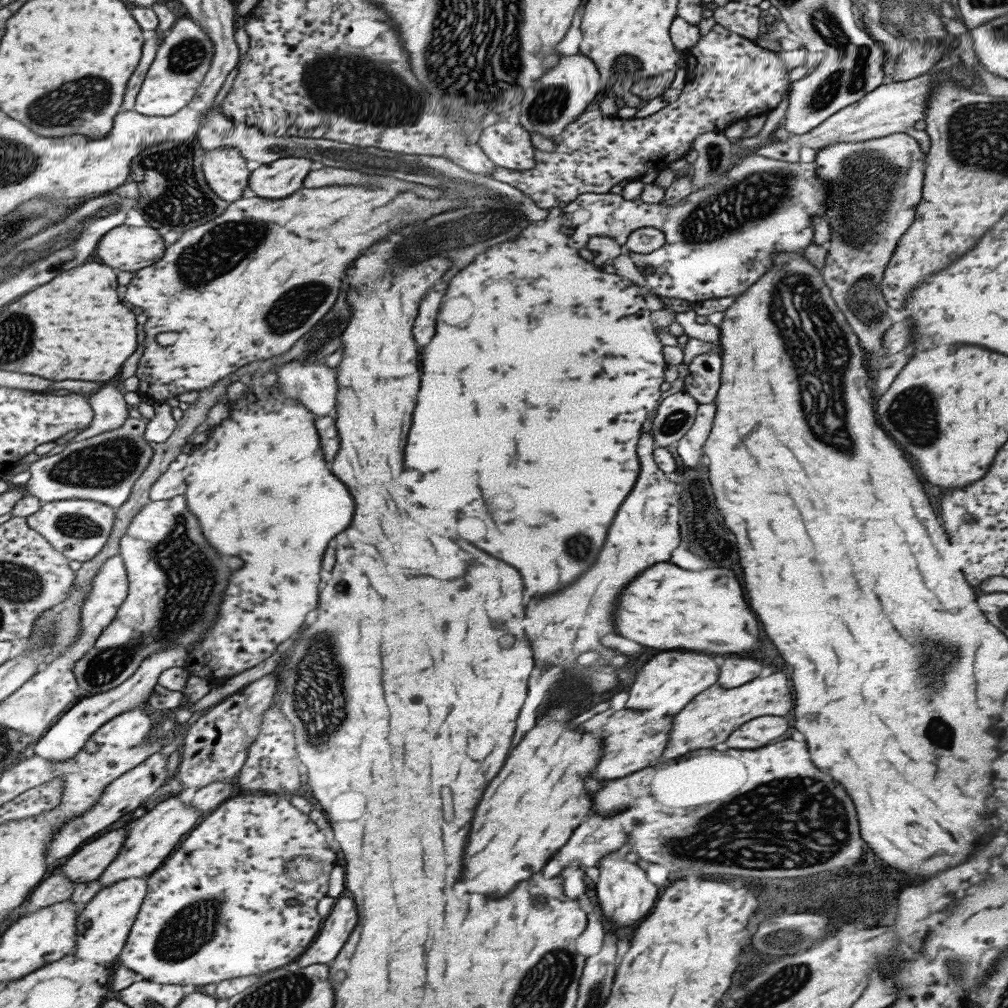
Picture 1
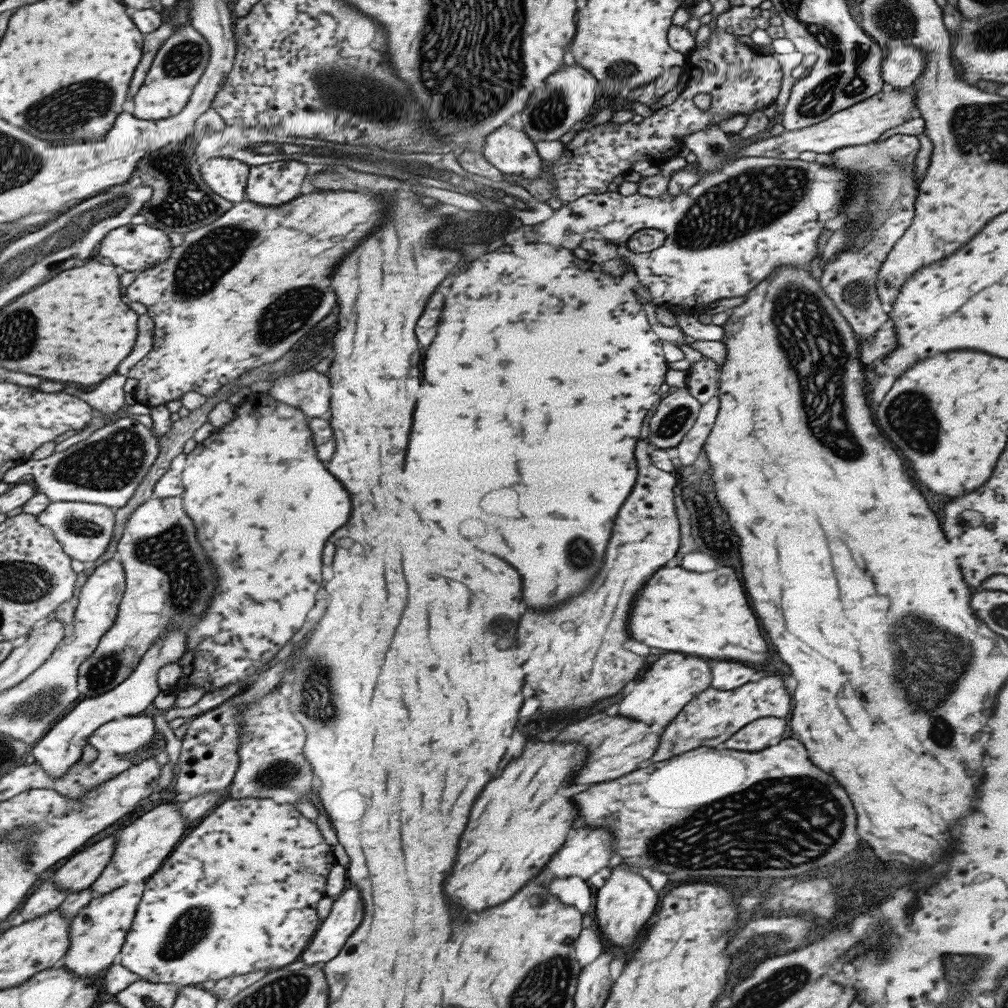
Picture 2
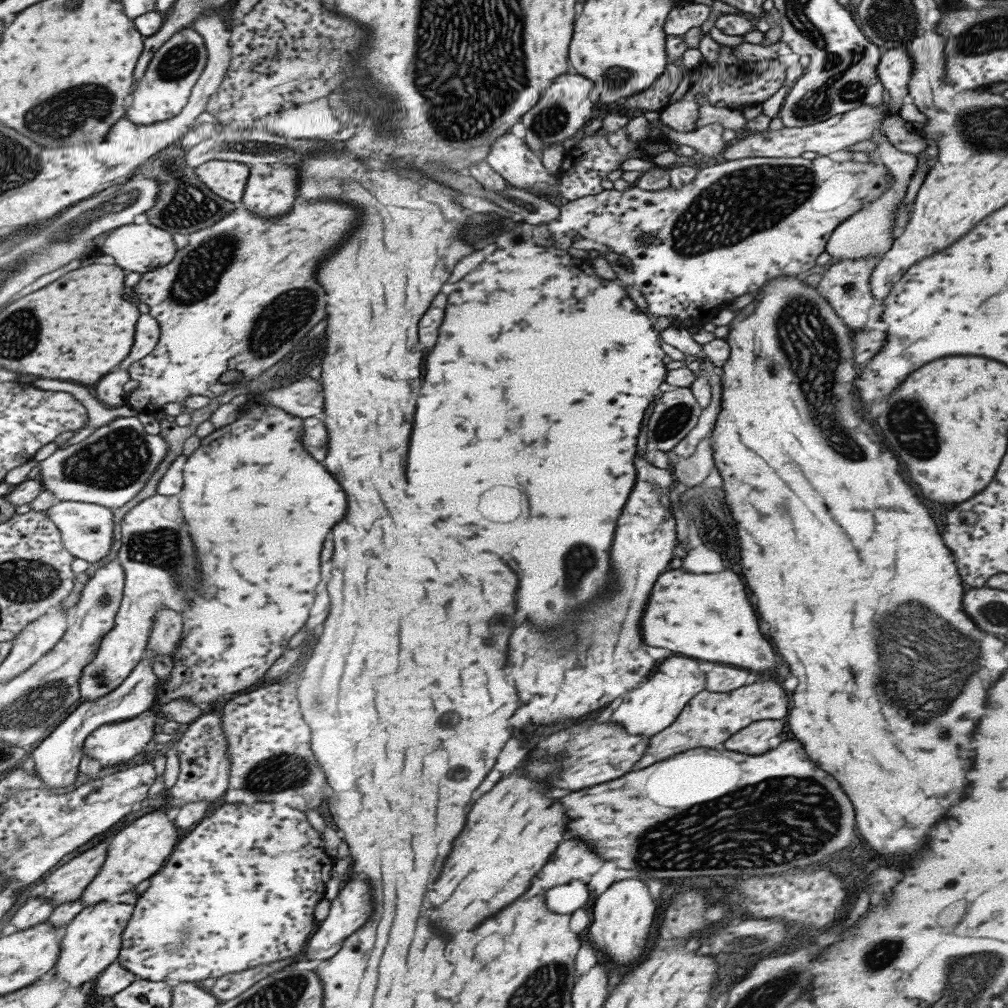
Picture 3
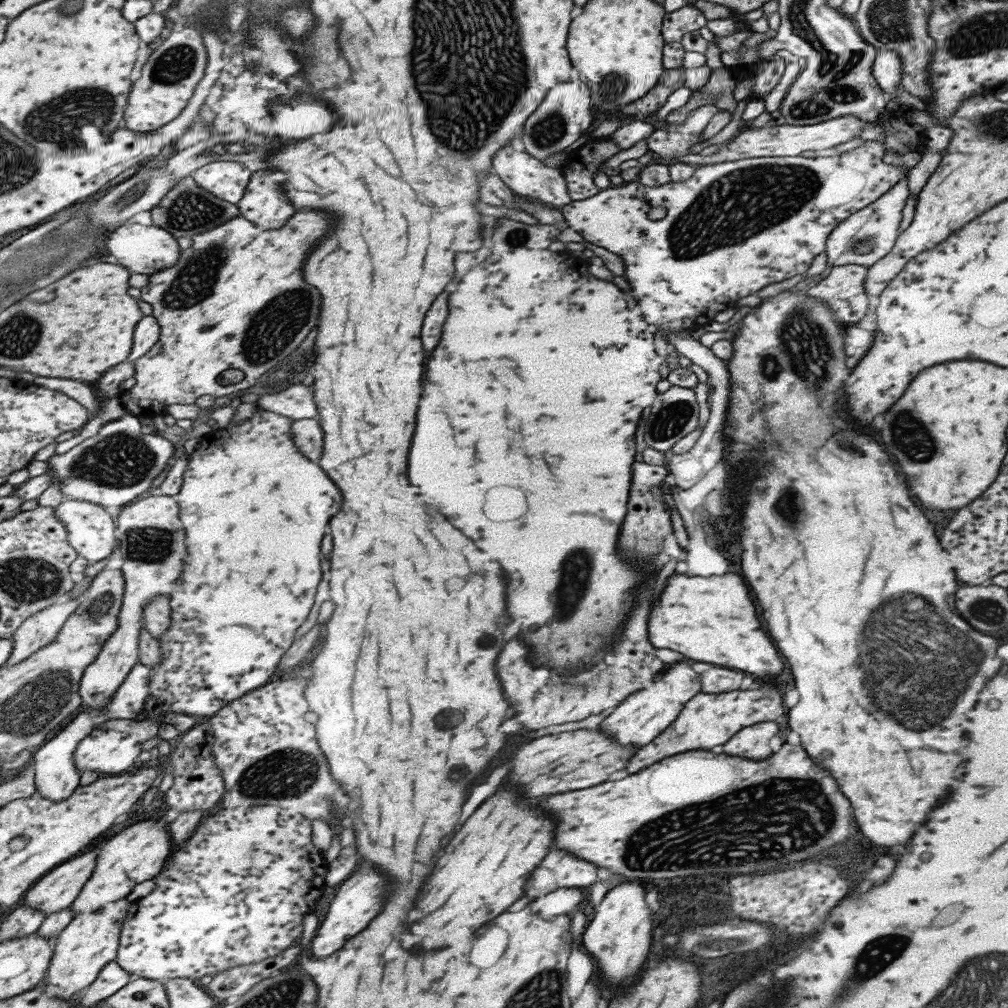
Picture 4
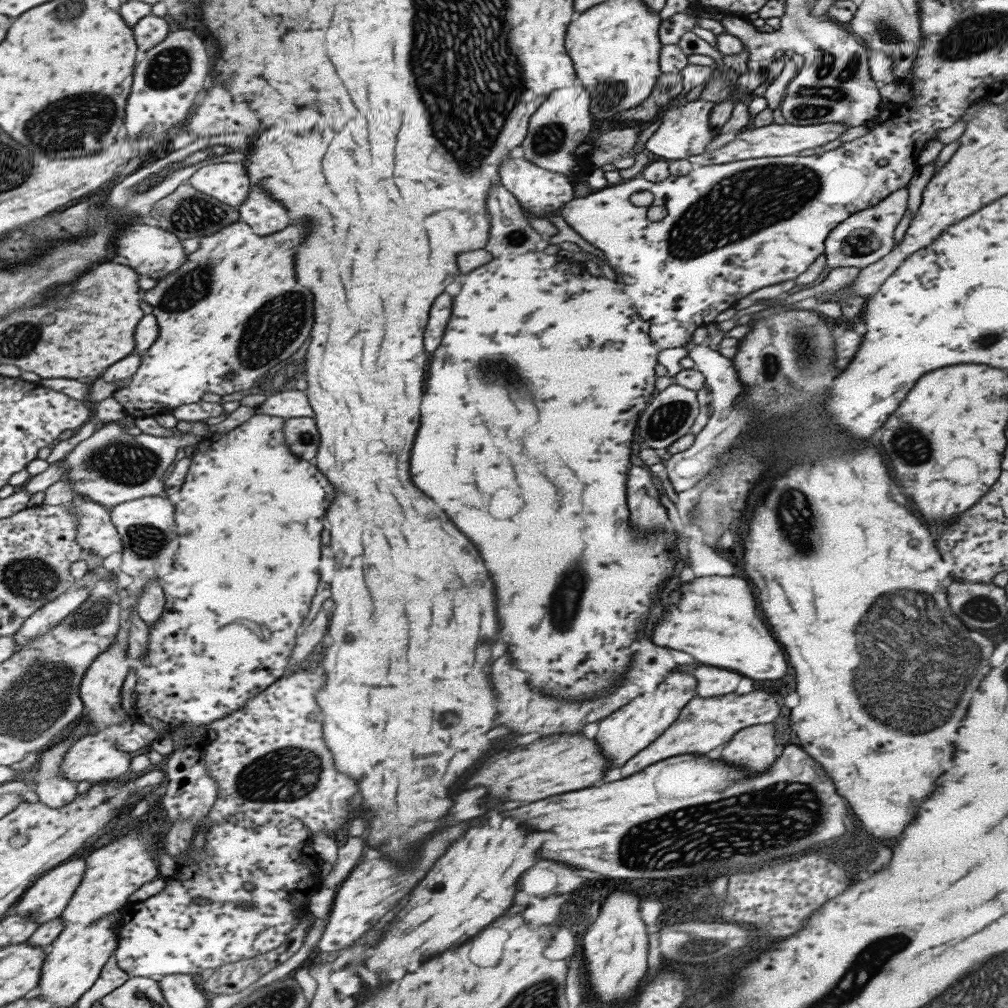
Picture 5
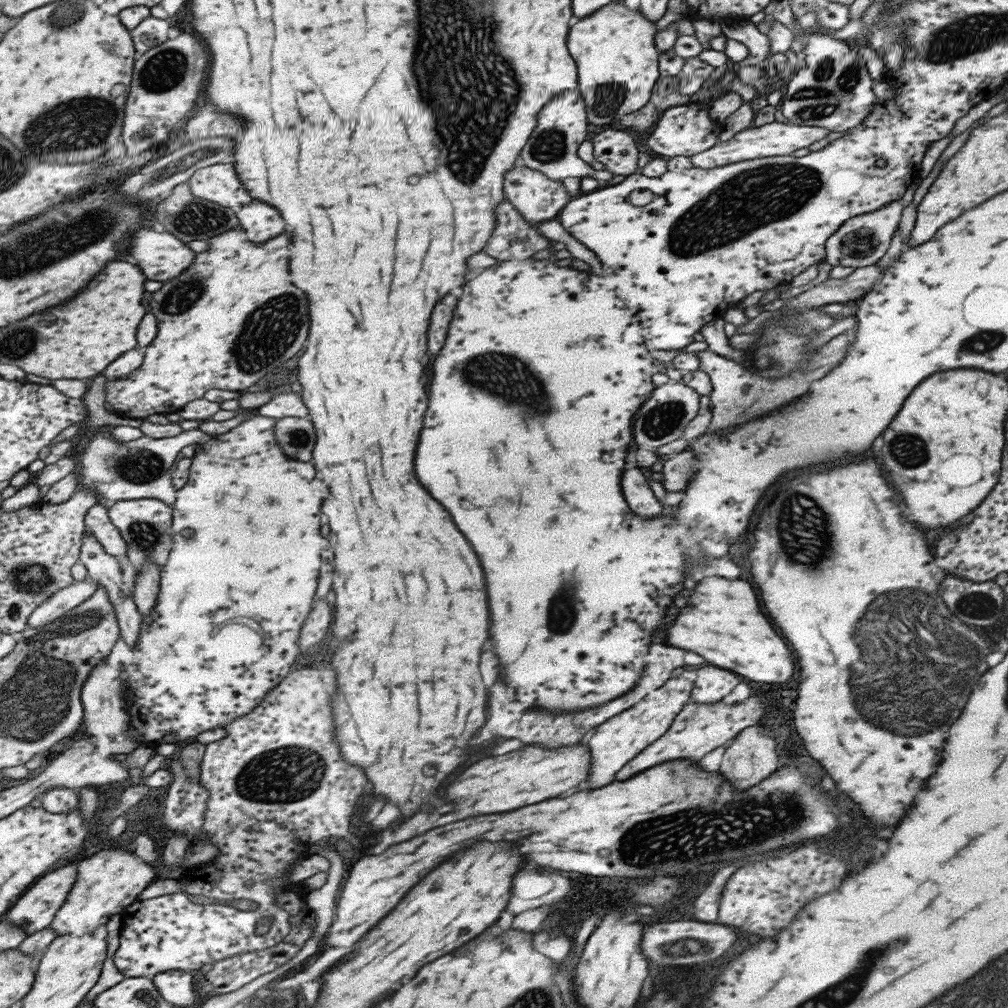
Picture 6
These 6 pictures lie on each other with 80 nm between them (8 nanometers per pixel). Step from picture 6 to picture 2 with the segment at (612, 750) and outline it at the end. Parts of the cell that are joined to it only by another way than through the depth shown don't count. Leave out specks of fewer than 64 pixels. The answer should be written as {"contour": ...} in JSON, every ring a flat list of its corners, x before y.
{"contour":[[663,654,649,668,645,668,643,676,635,681,635,690,631,688,627,696,619,702,617,715,633,718,636,721,657,727,658,733,666,724,696,695,709,688,711,674,707,660,683,656,683,654]]}

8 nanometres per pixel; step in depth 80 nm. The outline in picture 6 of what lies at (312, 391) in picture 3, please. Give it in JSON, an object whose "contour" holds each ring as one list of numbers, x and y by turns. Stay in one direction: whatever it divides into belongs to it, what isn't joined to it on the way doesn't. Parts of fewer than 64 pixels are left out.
{"contour":[[292,391,271,397,269,402,264,402,253,412,274,419,285,417,307,418,308,416,307,407,303,404,300,393]]}

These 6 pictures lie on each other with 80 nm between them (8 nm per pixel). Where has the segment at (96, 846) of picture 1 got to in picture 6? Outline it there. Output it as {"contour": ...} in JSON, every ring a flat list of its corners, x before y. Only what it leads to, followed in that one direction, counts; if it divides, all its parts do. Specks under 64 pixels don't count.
{"contour":[[64,864,50,871,43,875,43,878,38,879,28,891,25,891,24,895,11,907,11,912,5,919,18,927,23,927,27,936,49,928,48,926,55,920,59,910,66,904,67,897,74,890,76,882,78,882,78,864]]}

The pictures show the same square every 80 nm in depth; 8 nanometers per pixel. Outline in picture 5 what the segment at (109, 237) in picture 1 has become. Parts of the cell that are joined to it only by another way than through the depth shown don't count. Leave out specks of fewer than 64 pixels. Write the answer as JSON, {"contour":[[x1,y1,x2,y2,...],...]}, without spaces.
{"contour":[[133,224,119,238,119,250,115,254,125,258,127,266,135,266,139,274,153,280,173,272,186,259,181,243,173,234,145,224]]}

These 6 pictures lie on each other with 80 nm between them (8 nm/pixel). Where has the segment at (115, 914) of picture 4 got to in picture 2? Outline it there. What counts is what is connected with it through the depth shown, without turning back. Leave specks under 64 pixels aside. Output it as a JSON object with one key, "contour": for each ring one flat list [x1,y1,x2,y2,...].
{"contour":[[141,881,120,886,110,893,92,898,72,919,70,952,61,964,79,978,83,975,93,975,95,972,102,973,120,951,124,936,133,922,143,889,144,881]]}

